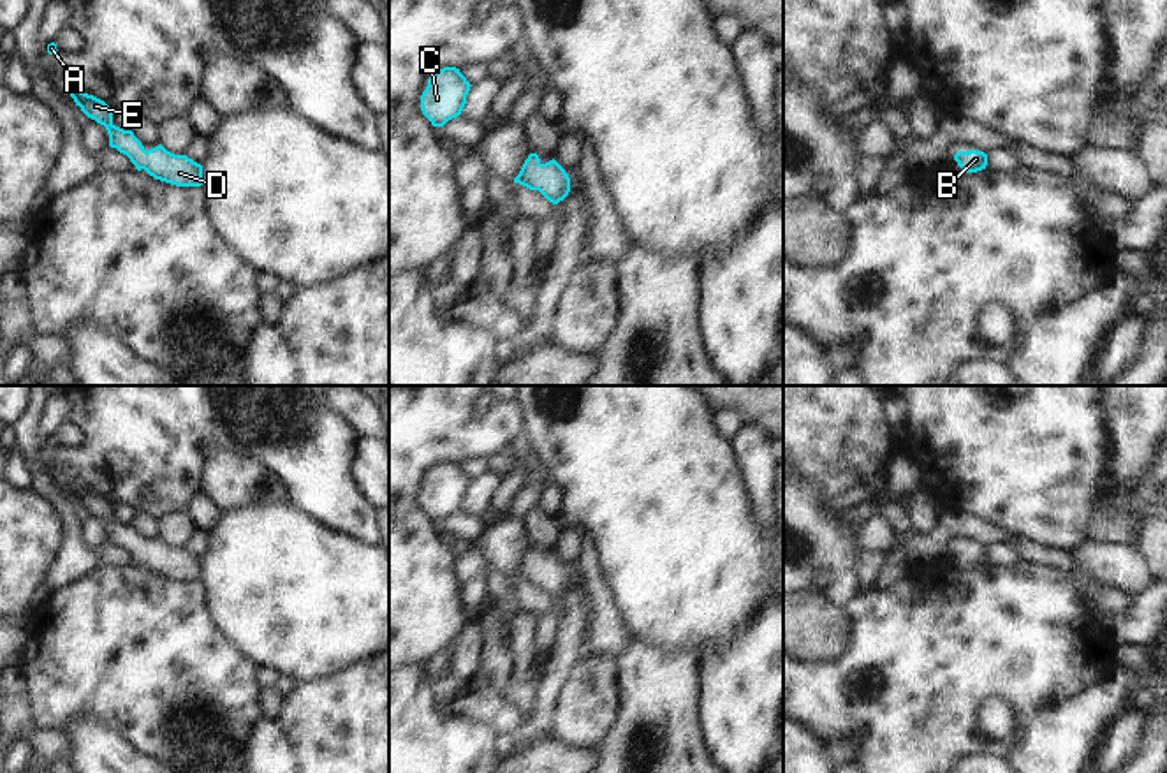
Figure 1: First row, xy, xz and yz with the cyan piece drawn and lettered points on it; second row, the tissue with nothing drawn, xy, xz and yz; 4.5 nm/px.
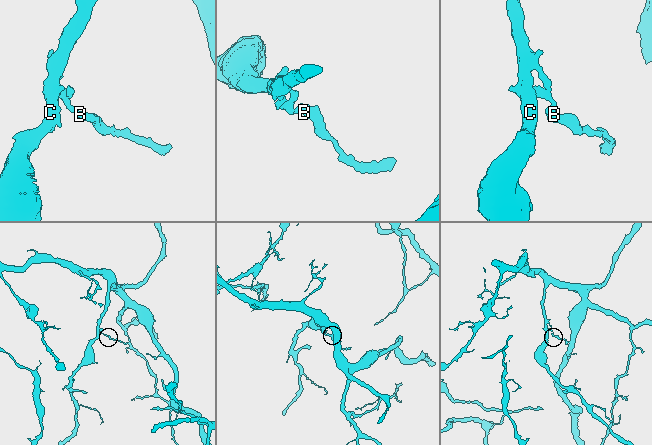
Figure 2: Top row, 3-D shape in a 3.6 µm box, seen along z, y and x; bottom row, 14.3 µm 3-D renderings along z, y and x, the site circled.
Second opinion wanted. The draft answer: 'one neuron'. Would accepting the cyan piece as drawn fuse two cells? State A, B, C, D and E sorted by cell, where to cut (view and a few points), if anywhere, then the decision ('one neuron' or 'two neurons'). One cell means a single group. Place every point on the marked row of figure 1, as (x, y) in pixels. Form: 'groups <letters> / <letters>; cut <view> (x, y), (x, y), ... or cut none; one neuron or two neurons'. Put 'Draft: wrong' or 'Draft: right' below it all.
groups A B C D E; cut none; one neuron
Draft: right

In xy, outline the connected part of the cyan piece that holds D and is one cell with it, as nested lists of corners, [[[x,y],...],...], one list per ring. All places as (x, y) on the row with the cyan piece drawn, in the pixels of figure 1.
[[[70,88],[70,97],[81,111],[104,125],[109,134],[109,146],[127,155],[137,171],[144,169],[155,180],[176,185],[176,187],[201,187],[202,166],[188,158],[187,155],[174,155],[162,144],[144,150],[141,141],[132,130],[123,130],[113,123],[113,109],[100,99]]]

